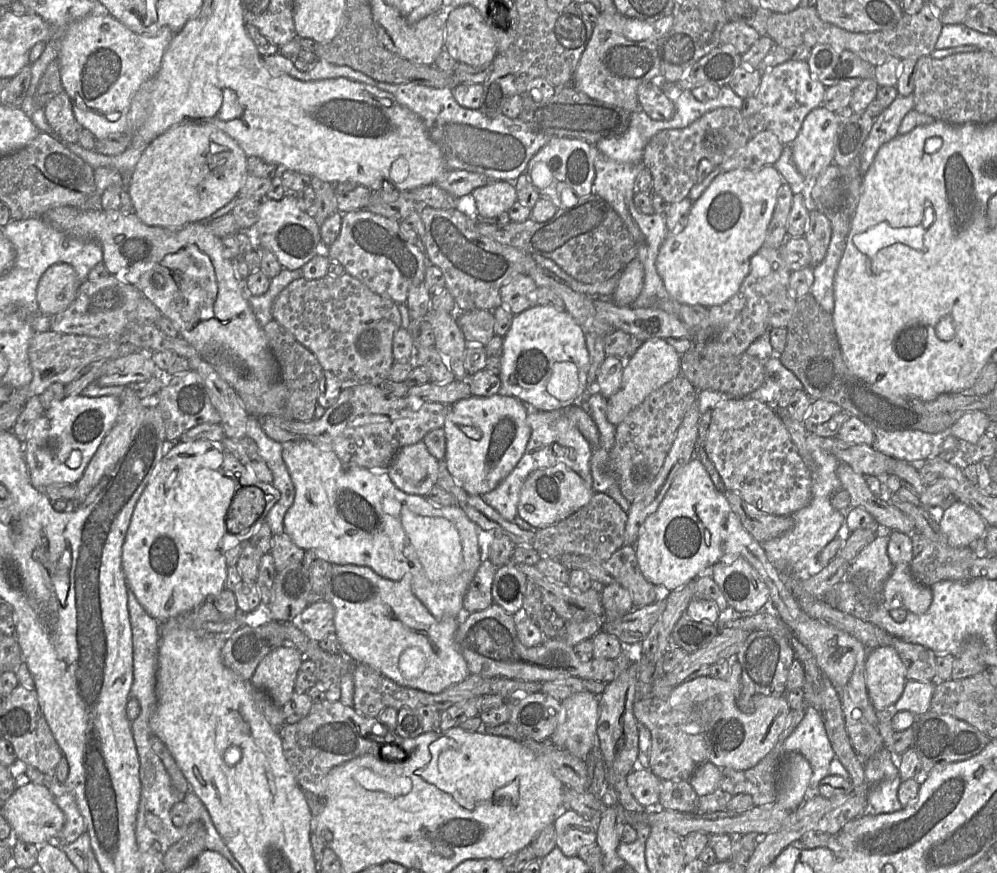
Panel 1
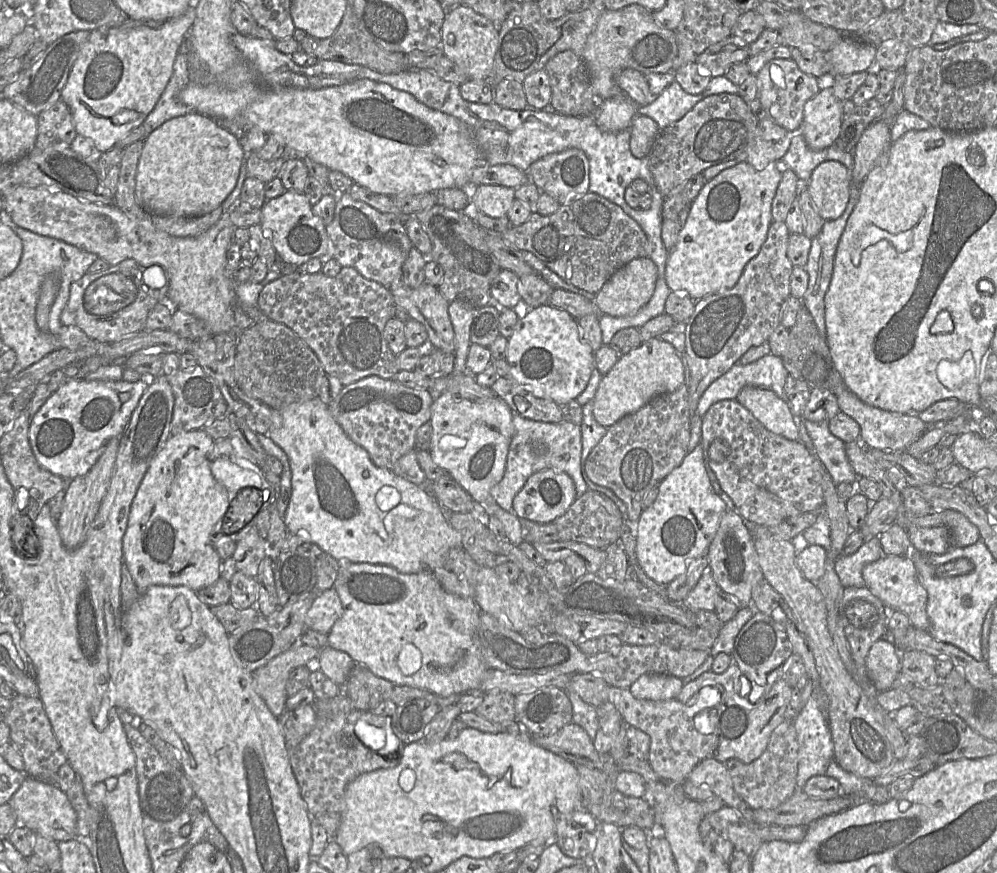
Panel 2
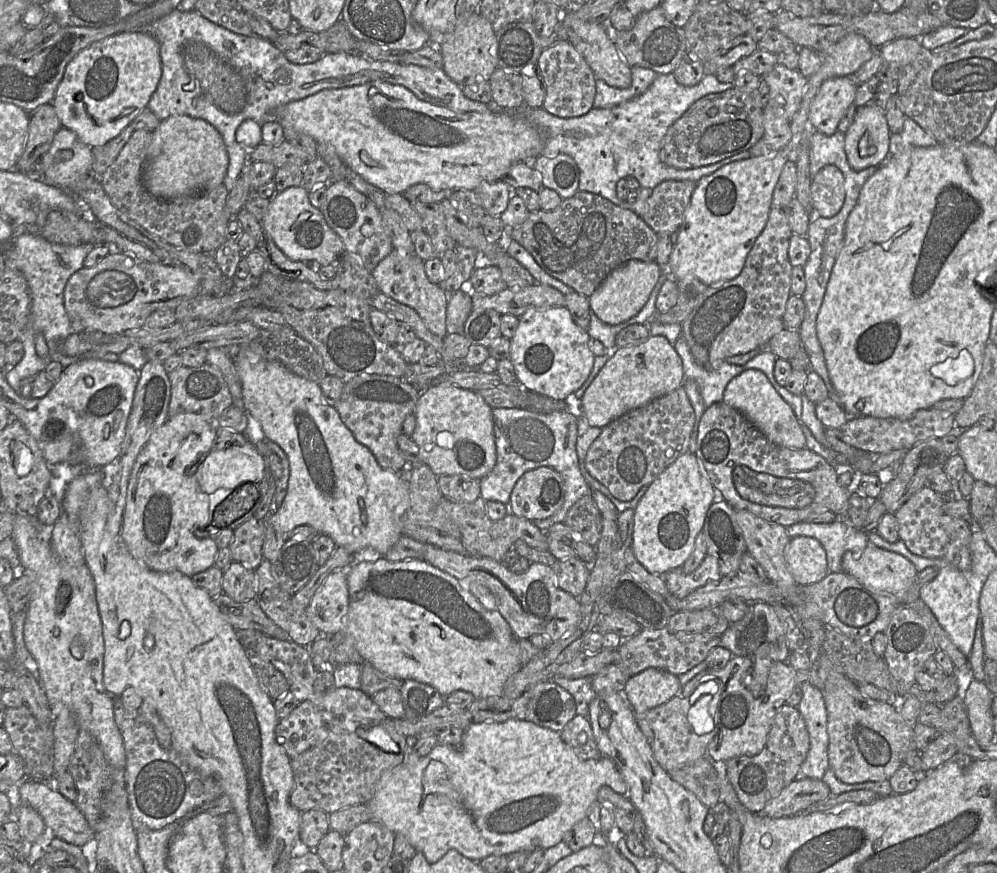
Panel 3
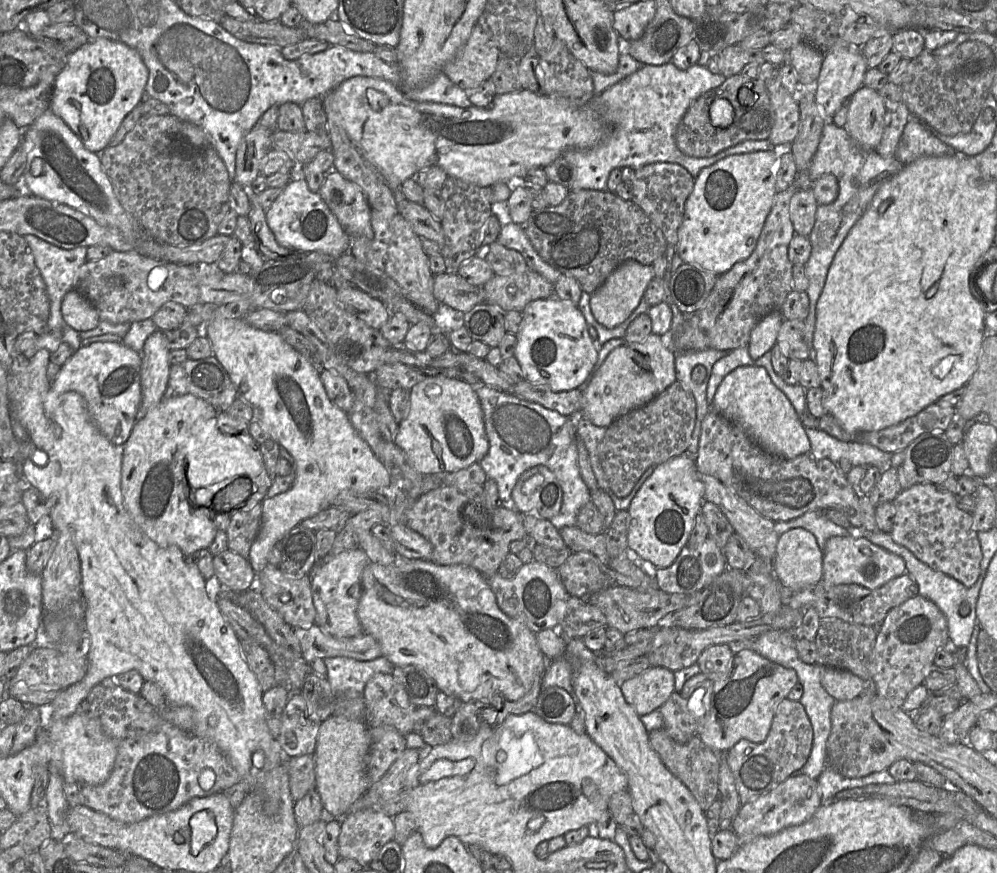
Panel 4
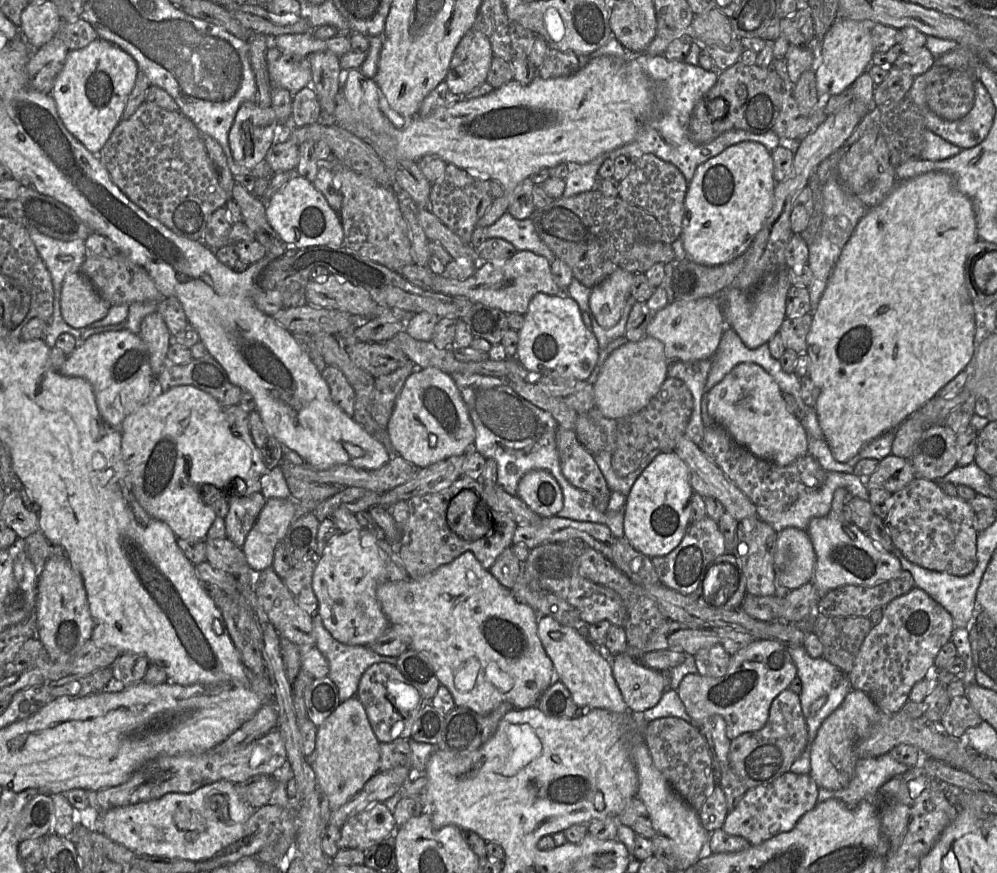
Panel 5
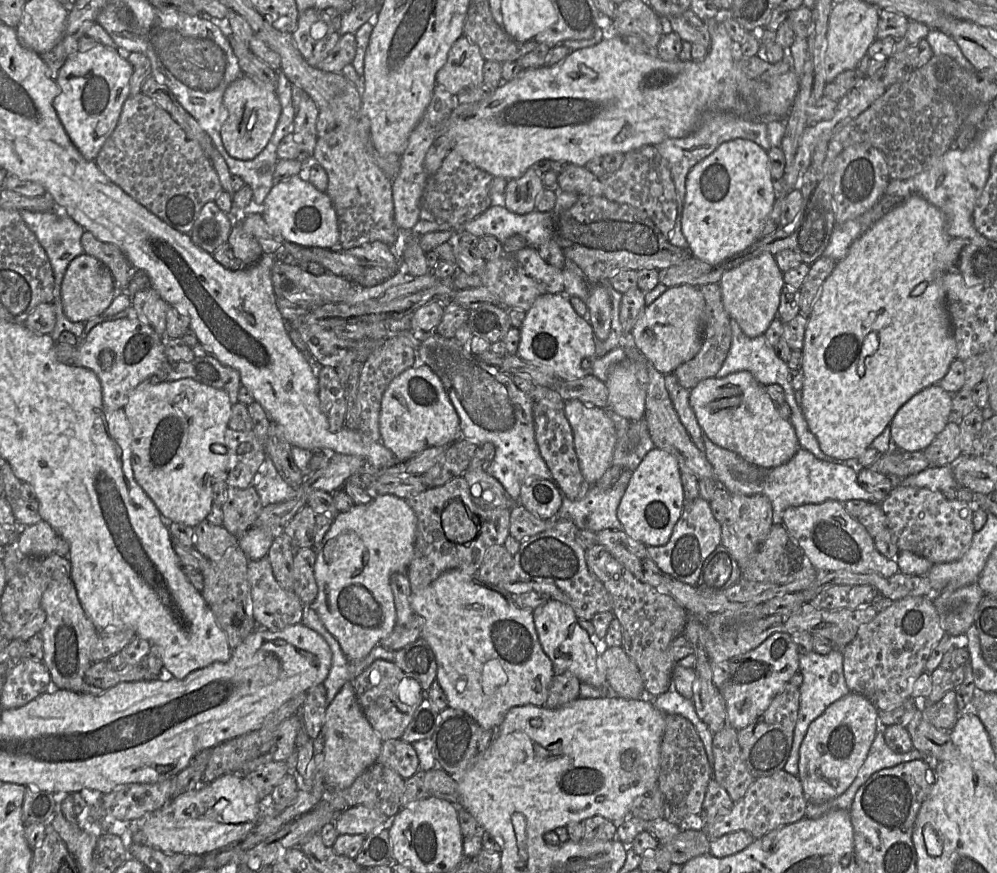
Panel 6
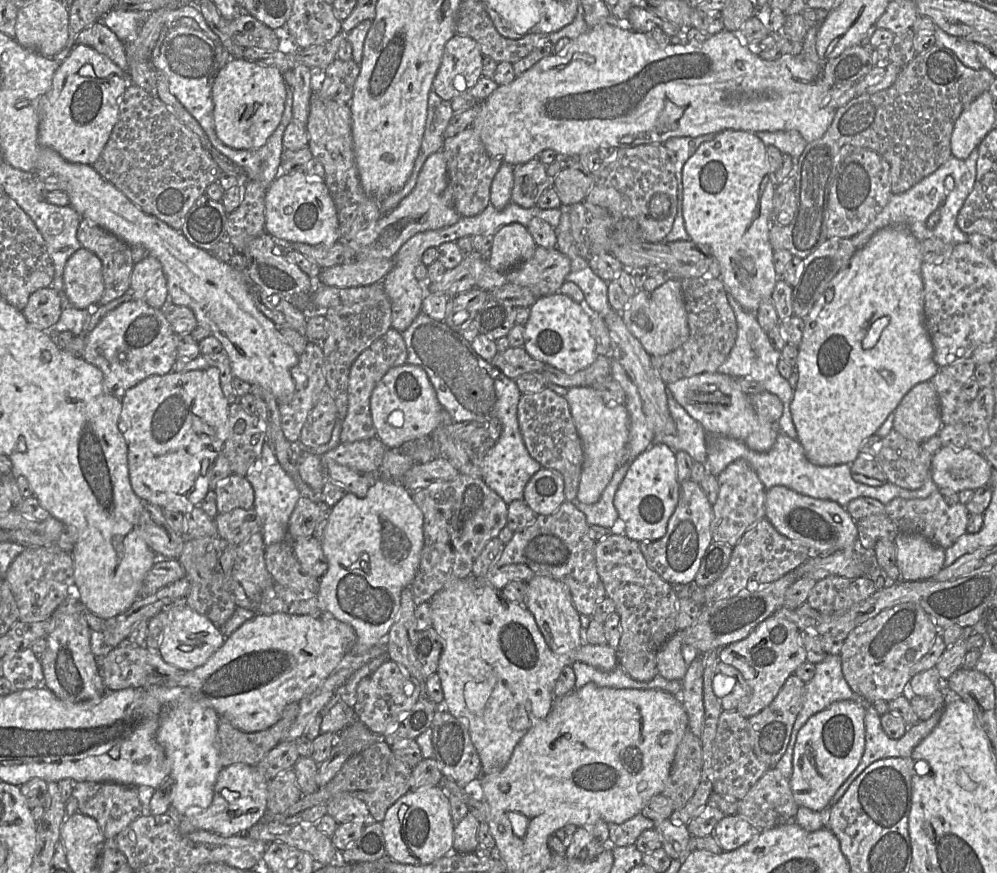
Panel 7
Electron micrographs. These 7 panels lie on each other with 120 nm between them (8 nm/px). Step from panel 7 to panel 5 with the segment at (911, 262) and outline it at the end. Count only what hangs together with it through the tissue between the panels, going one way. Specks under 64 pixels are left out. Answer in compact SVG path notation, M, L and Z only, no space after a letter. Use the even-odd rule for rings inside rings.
M942 171L928 172L899 182L882 203L857 224L835 264L807 335L809 378L819 390L815 411L824 440L836 461L849 462L869 442L894 431L910 414L934 398L942 387L965 370L970 363L974 354L975 319L972 301L965 286L964 266L969 247L977 239L979 238L971 201L958 190L951 174Z

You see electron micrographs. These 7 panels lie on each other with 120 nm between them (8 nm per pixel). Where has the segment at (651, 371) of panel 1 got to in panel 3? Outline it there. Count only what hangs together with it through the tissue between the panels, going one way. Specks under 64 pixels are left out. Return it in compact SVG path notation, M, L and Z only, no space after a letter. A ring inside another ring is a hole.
M650 335L643 343L618 348L598 372L580 399L580 412L592 427L604 428L625 413L643 407L683 386L682 360L664 336Z

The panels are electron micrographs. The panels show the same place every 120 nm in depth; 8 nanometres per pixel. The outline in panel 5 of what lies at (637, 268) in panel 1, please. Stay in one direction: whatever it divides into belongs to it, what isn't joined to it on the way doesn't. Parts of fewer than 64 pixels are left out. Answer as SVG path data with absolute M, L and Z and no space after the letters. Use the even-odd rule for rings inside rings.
M616 270L601 283L592 288L590 311L604 329L613 328L620 320L634 273Z

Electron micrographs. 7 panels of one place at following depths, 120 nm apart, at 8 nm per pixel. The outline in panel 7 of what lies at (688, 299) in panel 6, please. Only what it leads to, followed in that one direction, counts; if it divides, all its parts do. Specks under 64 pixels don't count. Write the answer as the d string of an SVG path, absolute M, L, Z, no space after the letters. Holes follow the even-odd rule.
M668 280L653 291L638 290L621 314L629 331L650 356L666 355L681 346L689 337L681 280Z

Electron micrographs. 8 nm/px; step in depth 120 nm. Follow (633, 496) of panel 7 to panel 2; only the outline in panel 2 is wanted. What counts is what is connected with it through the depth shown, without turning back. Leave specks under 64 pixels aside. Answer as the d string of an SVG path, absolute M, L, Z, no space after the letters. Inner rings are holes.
M702 444L659 484L654 503L641 512L637 523L636 560L646 575L661 585L686 572L693 560L707 554L728 505L714 491L704 466Z

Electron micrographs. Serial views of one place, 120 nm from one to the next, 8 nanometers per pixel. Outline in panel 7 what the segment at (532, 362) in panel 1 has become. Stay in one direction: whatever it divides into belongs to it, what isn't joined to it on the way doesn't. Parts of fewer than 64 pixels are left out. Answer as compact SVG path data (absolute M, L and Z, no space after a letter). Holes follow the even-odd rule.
M561 292L539 298L530 307L530 316L524 327L527 353L560 371L573 374L597 359L595 331L590 316L580 303Z

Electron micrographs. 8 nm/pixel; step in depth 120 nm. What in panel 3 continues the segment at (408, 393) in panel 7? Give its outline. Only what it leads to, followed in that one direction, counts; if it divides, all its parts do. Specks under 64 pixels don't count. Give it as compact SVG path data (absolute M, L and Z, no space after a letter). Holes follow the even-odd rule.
M445 382L422 391L414 410L416 426L411 439L419 447L419 457L437 475L465 475L481 479L496 463L492 408L472 390Z

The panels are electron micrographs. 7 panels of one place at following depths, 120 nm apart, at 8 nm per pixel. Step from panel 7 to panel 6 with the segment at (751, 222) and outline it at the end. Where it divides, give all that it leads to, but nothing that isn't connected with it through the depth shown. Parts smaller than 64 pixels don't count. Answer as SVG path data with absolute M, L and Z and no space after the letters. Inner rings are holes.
M746 139L722 143L712 154L698 162L686 179L686 194L682 213L682 232L693 256L710 264L719 264L737 255L760 238L775 202L774 180L771 176L768 153ZM771 253L744 261L722 275L719 285L724 308L746 336L755 338L764 335L778 316L780 294L785 285L783 275Z

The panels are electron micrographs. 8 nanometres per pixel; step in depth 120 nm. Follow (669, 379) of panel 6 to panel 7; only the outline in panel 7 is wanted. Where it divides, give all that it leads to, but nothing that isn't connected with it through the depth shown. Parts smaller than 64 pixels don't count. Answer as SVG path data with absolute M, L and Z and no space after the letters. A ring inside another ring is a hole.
M667 390L667 398L669 412L675 422L677 432L675 435L653 440L651 446L661 442L672 451L685 451L694 461L705 464L707 462L706 431L675 400L669 390Z

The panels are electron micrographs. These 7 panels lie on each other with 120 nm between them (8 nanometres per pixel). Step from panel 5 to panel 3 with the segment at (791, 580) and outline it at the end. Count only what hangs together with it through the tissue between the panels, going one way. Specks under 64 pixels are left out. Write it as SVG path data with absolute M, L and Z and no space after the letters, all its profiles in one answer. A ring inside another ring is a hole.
M812 537L791 538L785 548L785 561L799 585L819 582L828 574L826 552Z

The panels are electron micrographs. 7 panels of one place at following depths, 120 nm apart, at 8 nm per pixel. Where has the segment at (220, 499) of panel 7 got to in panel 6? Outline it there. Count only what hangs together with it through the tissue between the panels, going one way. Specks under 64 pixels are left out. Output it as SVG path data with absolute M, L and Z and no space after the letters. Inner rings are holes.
M253 485L244 489L228 487L226 500L221 507L223 526L239 538L253 526L263 507Z

